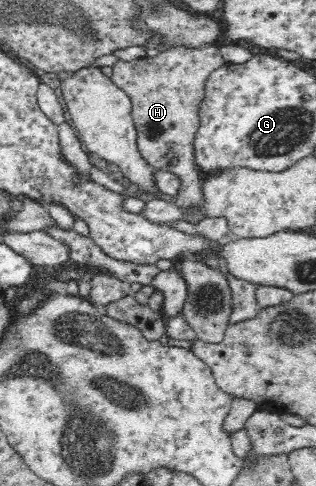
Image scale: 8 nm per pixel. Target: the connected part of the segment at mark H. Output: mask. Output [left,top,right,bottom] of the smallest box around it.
[110,44,225,207]

